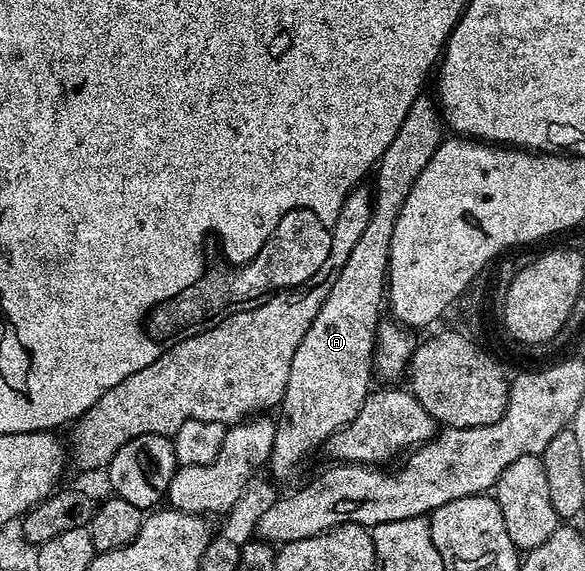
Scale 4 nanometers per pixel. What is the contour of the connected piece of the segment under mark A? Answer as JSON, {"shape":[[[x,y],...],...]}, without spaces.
{"shape":[[[423,94],[408,106],[408,114],[403,124],[392,138],[392,146],[384,150],[384,154],[376,165],[374,188],[372,192],[372,207],[368,230],[360,234],[352,254],[348,254],[348,262],[344,262],[344,270],[336,278],[332,290],[328,290],[328,298],[324,306],[320,306],[320,314],[312,326],[308,326],[308,334],[304,334],[300,346],[296,346],[296,355],[292,358],[292,370],[288,370],[288,386],[284,390],[284,398],[280,405],[282,417],[277,417],[276,438],[270,451],[268,468],[274,471],[278,480],[286,480],[306,460],[309,452],[323,447],[328,437],[336,434],[346,424],[351,424],[364,406],[367,396],[372,391],[370,372],[372,376],[372,353],[376,347],[376,335],[380,327],[378,311],[383,311],[384,297],[388,292],[388,269],[390,267],[390,247],[392,246],[392,230],[396,226],[396,218],[408,198],[408,190],[412,190],[412,182],[420,178],[420,170],[428,166],[432,154],[436,154],[444,139],[444,121],[435,97]]]}

